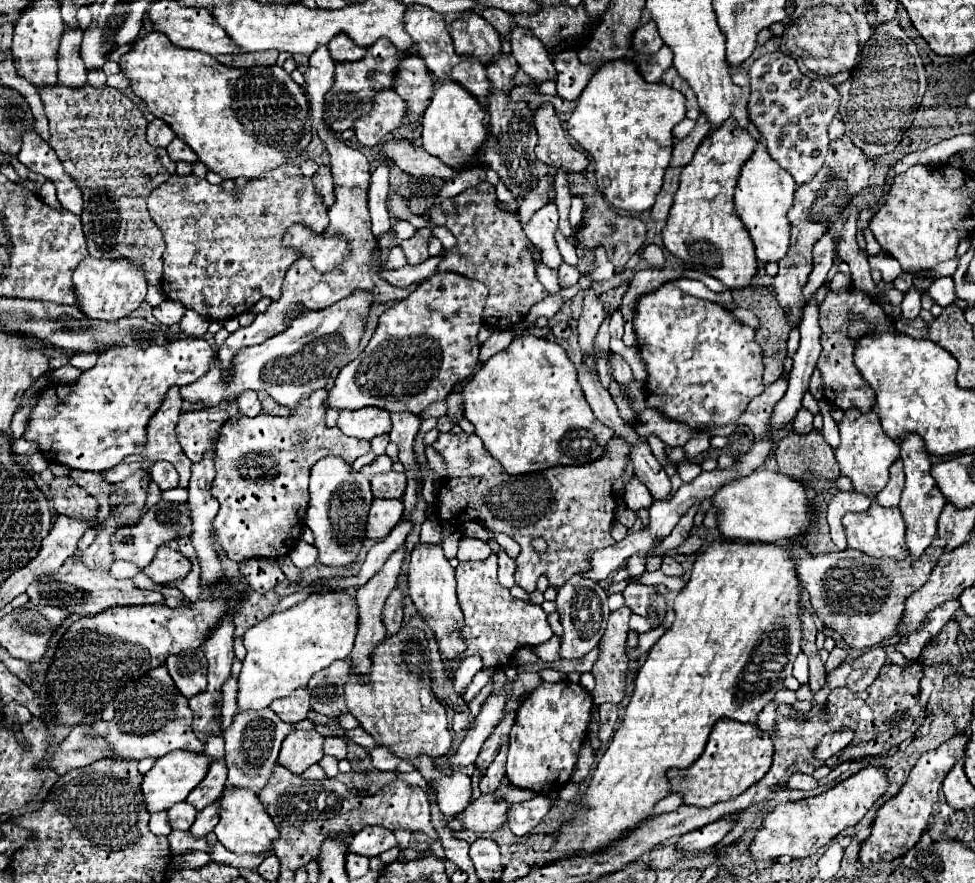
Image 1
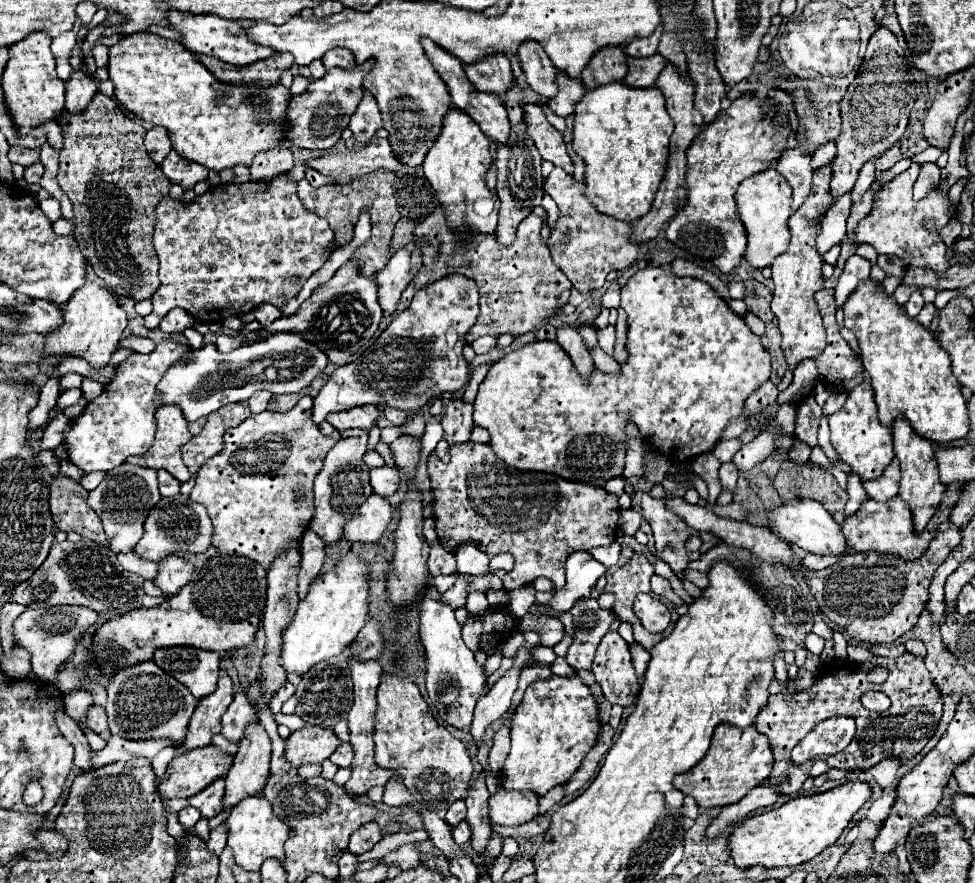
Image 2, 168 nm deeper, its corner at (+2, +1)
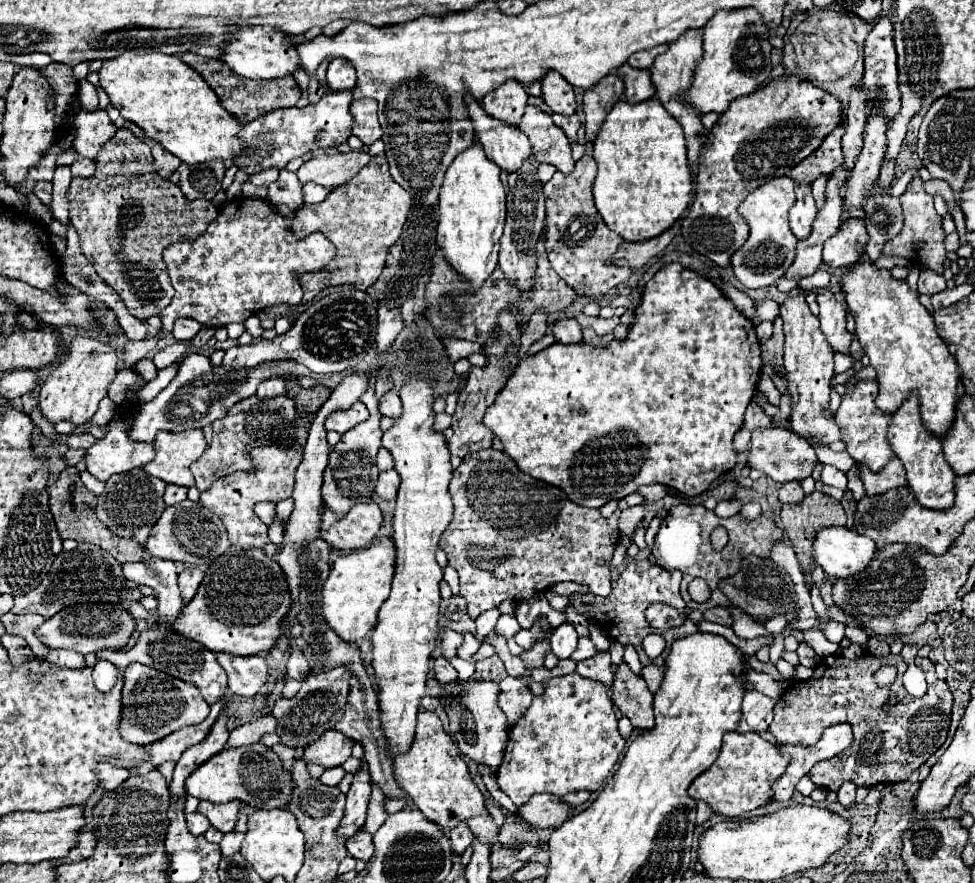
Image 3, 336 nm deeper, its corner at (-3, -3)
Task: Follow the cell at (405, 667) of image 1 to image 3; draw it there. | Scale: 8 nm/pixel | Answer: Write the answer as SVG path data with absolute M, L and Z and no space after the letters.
M418 712L414 742L408 752L400 752L394 756L392 770L398 786L410 794L418 810L428 820L440 824L444 830L464 820L468 822L476 838L480 838L482 842L494 842L494 838L498 836L498 828L486 810L486 802L480 788L470 776L468 764L462 760L462 754L450 740L450 736L444 732L442 722L434 712Z

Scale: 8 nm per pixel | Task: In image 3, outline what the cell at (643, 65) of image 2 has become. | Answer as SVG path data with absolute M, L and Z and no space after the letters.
M622 64L616 74L624 80L626 84L626 100L630 104L642 102L646 98L656 96L656 88L650 80L650 70L640 70L640 68L632 68L630 64Z

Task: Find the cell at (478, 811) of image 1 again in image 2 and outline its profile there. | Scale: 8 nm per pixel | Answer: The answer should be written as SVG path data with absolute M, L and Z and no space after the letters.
M499 790L489 798L489 818L495 826L519 826L533 820L539 814L537 794L525 792L507 792Z

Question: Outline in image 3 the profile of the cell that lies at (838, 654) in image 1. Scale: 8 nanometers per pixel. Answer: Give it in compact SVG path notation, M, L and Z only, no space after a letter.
M846 626L846 638L850 640L850 642L854 642L854 644L866 644L868 642L868 634L862 630L862 628L858 628L858 626Z

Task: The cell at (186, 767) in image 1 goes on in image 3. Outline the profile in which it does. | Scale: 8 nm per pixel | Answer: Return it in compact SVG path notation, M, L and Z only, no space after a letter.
M262 742L242 748L224 748L186 778L188 796L210 802L242 800L254 808L284 808L290 802L290 792L290 772L282 770L280 758Z

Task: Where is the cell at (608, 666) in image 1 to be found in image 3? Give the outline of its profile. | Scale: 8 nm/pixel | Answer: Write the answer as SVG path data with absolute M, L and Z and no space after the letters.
M626 662L616 666L612 690L614 690L612 702L626 718L630 718L630 722L636 728L646 730L654 726L652 692L648 690L644 678L634 674Z

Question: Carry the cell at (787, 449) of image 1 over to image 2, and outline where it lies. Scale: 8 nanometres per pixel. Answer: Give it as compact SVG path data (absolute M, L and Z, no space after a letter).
M785 460L775 478L775 488L781 500L811 498L821 502L829 512L841 512L847 502L847 492L835 482L835 478L811 462L795 466Z

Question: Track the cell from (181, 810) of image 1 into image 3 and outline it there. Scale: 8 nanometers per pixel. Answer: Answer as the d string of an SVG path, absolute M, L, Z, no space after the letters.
M194 812L194 814L186 814L186 822L188 822L188 830L192 834L204 834L208 828L210 828L210 822L206 820L206 816L202 816L200 812Z

